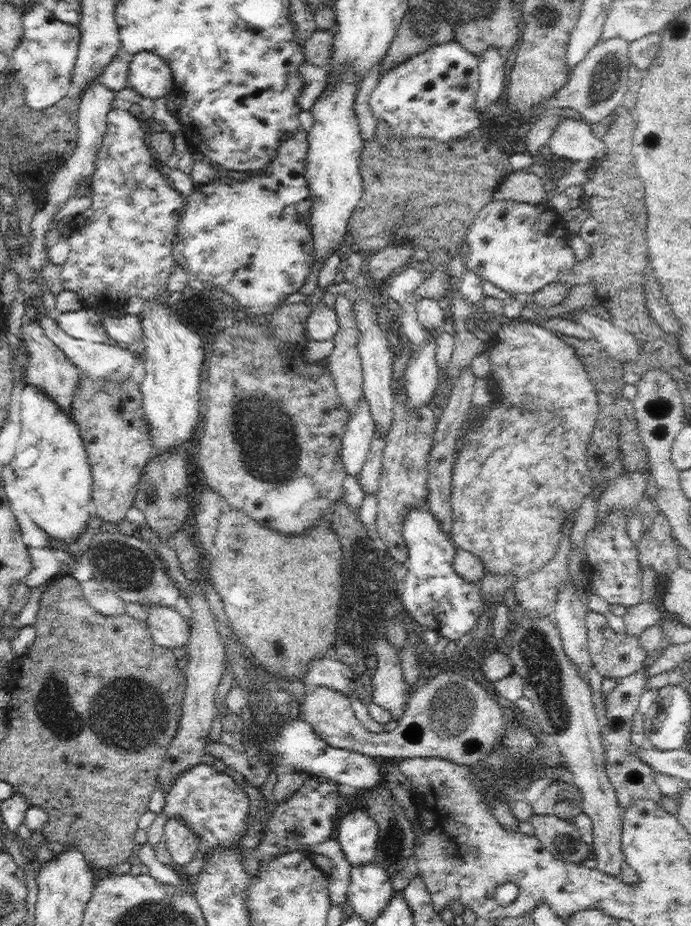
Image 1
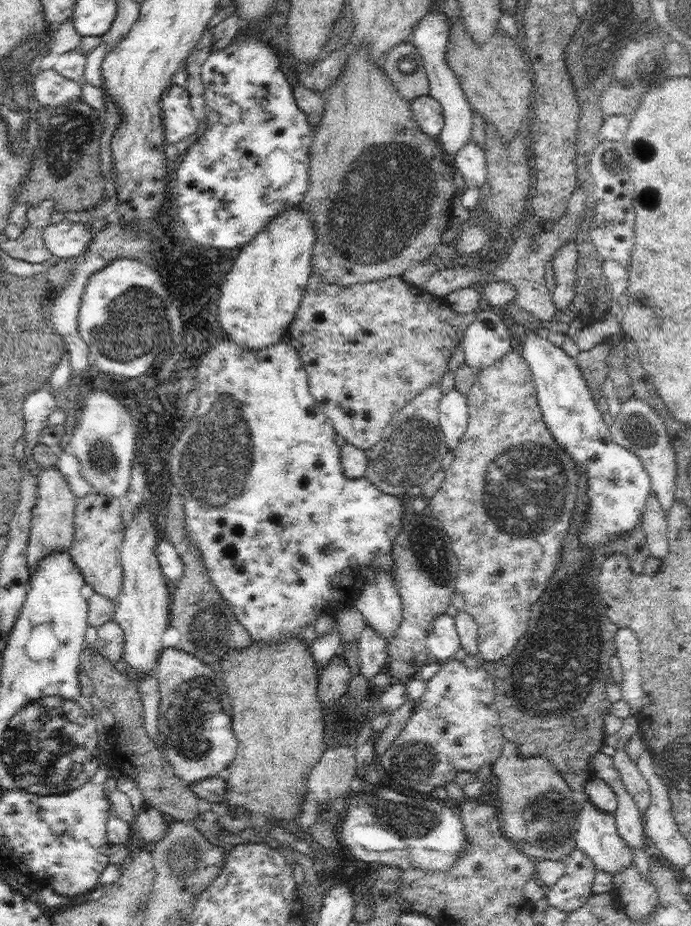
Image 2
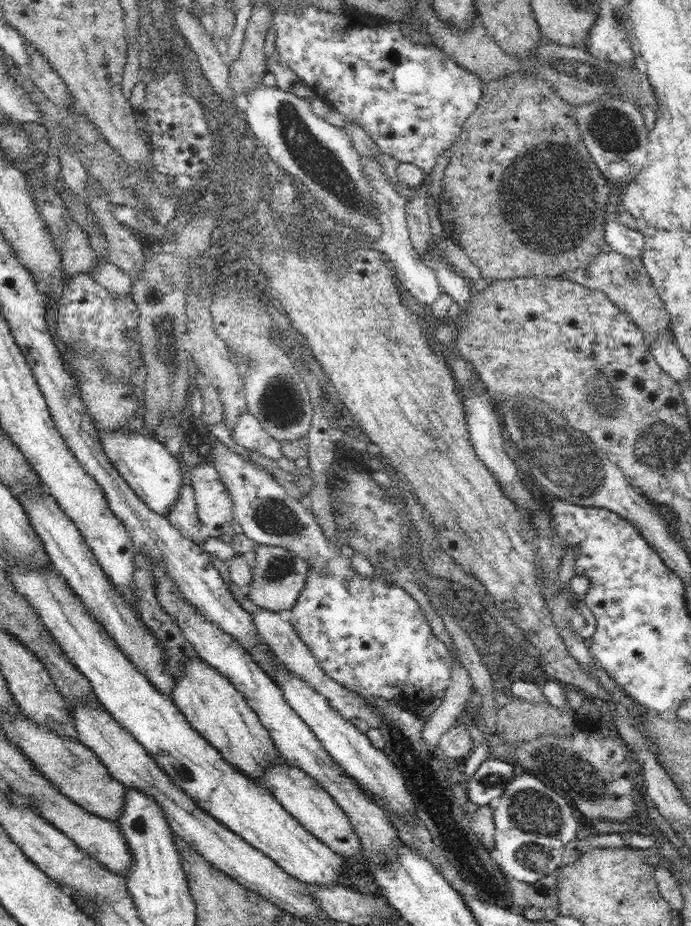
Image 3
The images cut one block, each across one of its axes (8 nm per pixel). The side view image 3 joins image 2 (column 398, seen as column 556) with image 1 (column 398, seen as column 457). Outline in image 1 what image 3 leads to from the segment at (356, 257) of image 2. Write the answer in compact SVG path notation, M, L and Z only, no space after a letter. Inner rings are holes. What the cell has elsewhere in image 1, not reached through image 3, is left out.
M390 134L390 136L390 142L386 148L380 146L376 141L376 136L374 136L370 143L365 144L359 166L363 180L364 194L362 194L356 208L354 208L348 225L348 229L350 229L348 231L349 240L354 245L354 248L362 251L366 257L376 253L376 251L380 251L380 249L386 247L386 245L400 245L404 243L410 243L414 250L424 247L429 253L432 253L432 251L438 248L446 248L450 256L455 256L456 252L463 252L460 248L466 246L468 228L470 228L470 225L472 225L476 217L478 217L481 208L490 202L494 202L496 189L502 180L514 171L510 165L510 161L508 161L508 156L502 154L502 152L498 152L498 148L496 148L494 144L488 144L488 142L484 142L484 140L474 140L474 142L472 142L472 140L462 138L460 140L440 143L426 138L414 138L404 141L402 136L394 136L394 134Z

